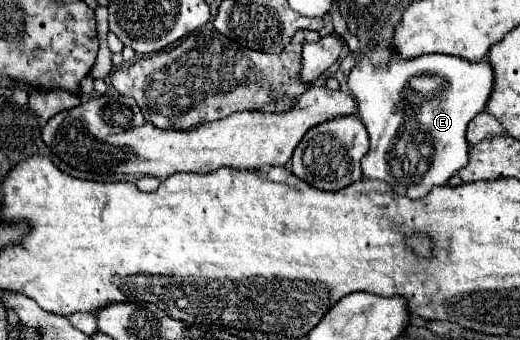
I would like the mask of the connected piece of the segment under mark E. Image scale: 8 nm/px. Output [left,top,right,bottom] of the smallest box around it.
[347,43,493,199]

